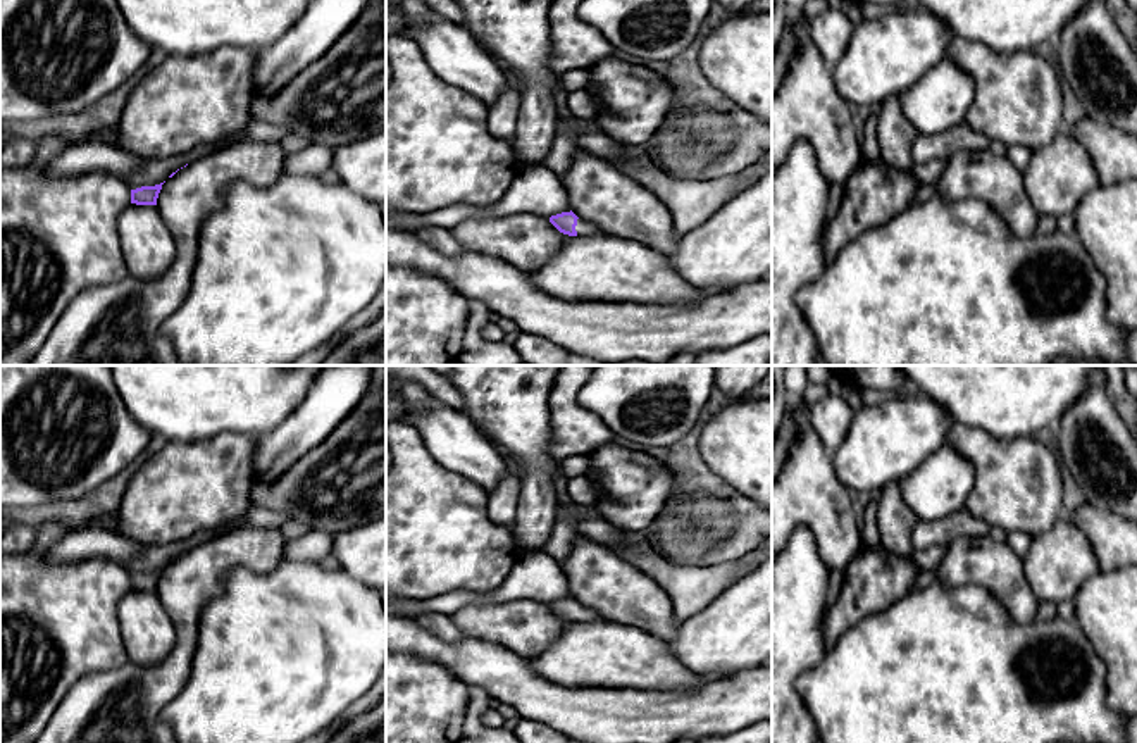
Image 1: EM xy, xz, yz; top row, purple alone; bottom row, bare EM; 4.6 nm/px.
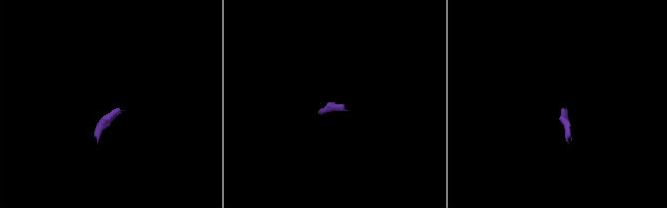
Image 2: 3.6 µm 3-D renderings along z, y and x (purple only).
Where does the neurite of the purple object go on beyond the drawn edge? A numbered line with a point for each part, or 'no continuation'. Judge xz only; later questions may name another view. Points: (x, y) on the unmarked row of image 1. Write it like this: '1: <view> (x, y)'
1: xz (583, 612)

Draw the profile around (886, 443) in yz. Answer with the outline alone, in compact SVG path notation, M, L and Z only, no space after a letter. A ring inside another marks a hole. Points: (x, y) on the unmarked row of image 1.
M920 391L863 407L834 455L836 472L849 491L877 496L946 446L953 426L948 410Z

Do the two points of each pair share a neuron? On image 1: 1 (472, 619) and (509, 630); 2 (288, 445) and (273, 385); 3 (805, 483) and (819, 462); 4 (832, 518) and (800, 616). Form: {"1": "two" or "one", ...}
{"1": "one", "2": "two", "3": "one", "4": "two"}

